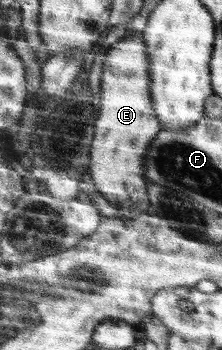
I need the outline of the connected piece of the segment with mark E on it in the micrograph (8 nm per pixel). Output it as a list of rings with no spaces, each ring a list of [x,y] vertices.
[[[126,34],[120,40],[110,45],[105,60],[103,60],[103,75],[101,75],[100,110],[95,119],[94,136],[90,147],[88,171],[92,177],[96,193],[105,200],[115,204],[119,211],[115,218],[128,219],[147,212],[150,207],[150,195],[145,189],[145,171],[143,171],[143,156],[147,146],[160,132],[159,118],[151,104],[151,64],[145,48],[143,34]]]

